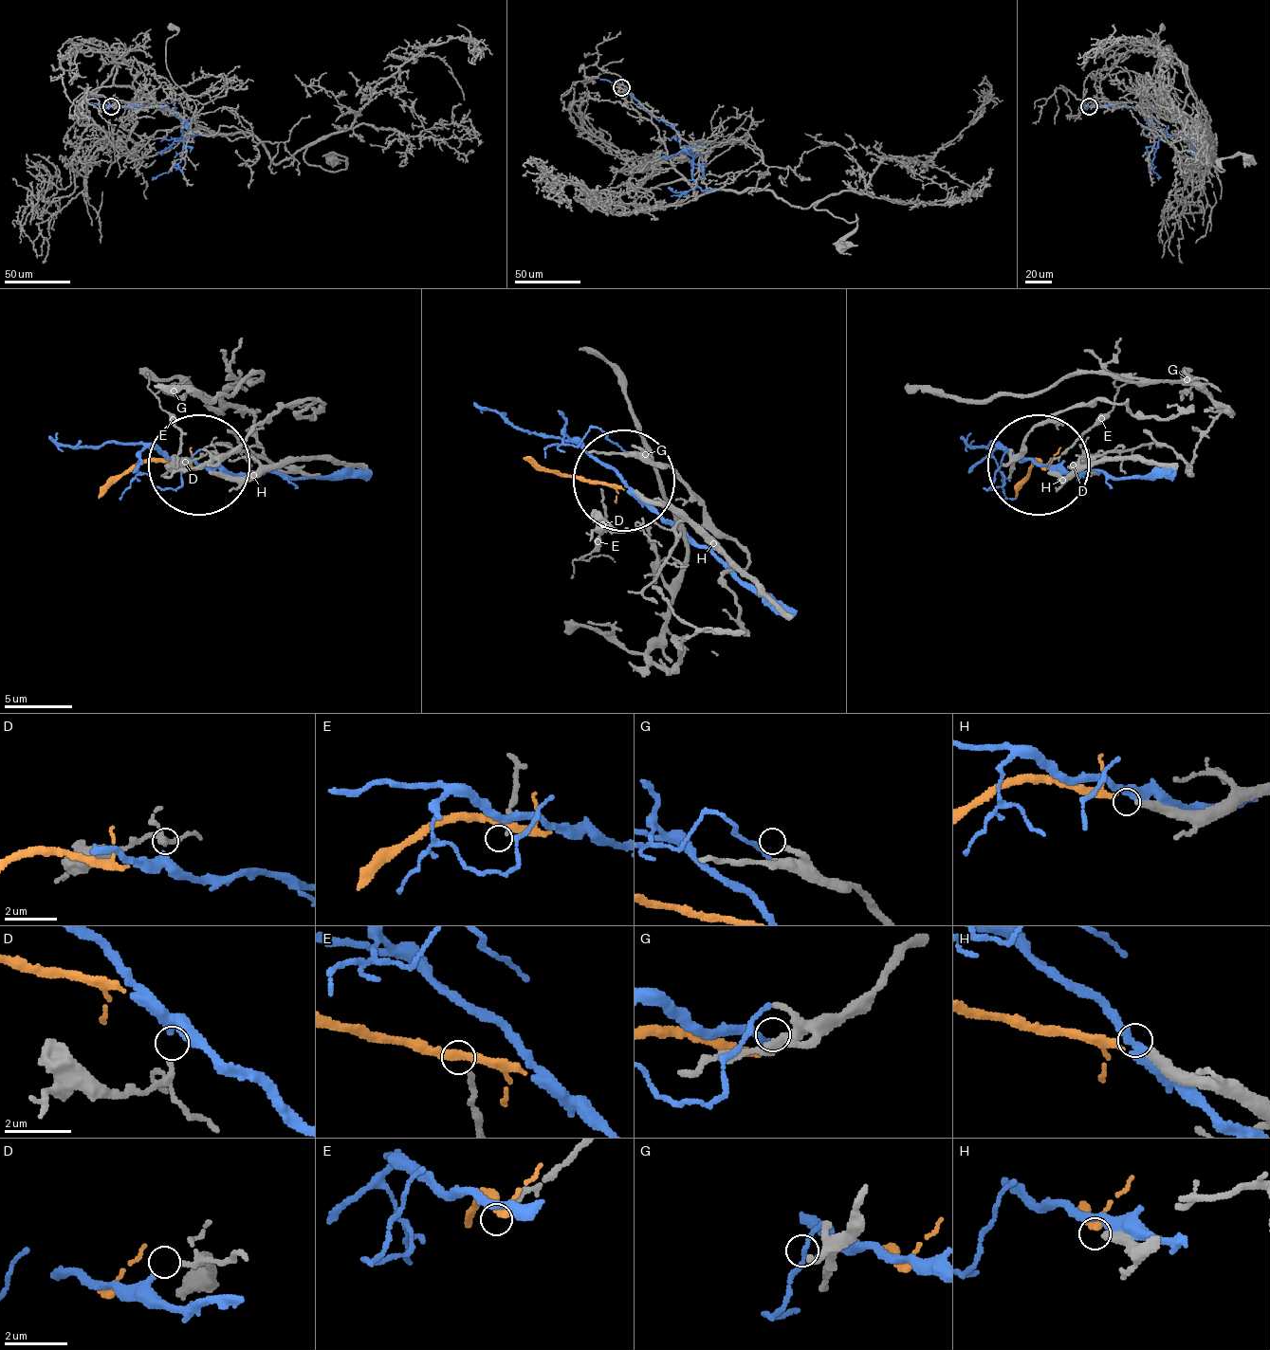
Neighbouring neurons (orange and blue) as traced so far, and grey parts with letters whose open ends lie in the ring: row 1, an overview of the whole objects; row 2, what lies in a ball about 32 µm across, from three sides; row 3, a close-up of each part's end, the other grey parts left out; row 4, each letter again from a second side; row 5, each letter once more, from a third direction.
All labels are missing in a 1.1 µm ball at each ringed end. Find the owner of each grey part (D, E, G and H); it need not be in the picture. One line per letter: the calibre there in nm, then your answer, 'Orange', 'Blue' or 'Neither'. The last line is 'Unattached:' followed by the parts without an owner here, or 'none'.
D: Thickness 120 nm. Blue
E: Thickness 130 nm. Neither
G: Thickness 240 nm. Neither
H: Thickness 300 nm. Orange
Unattached: E, G

